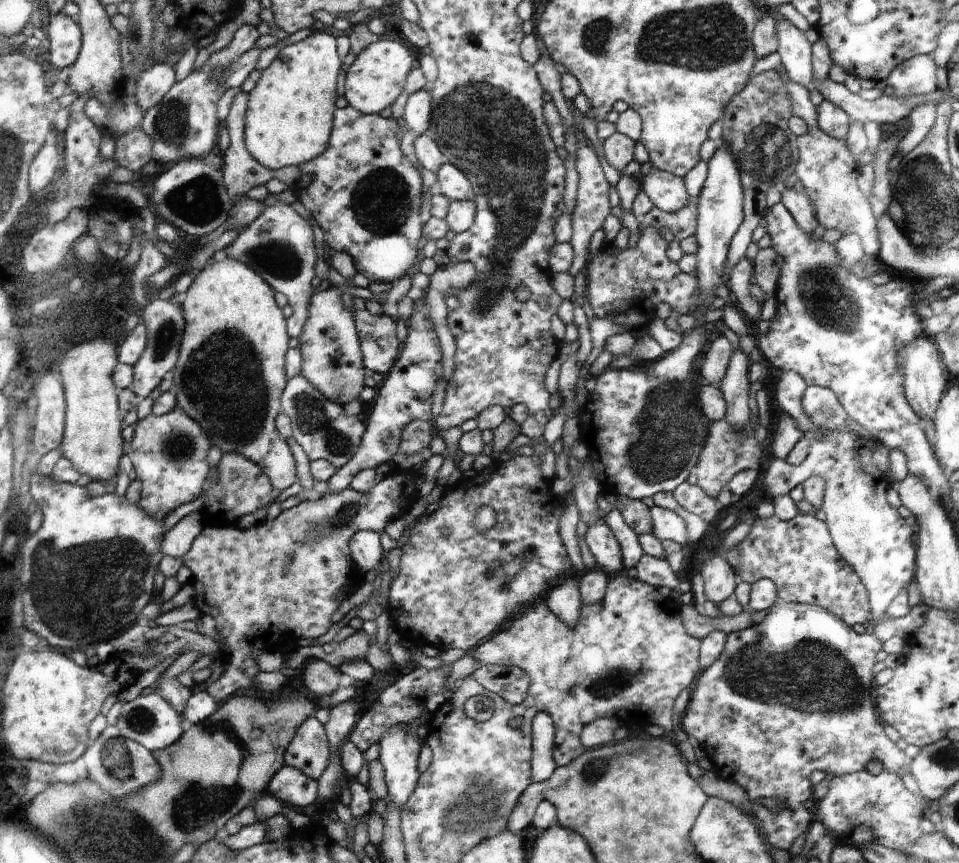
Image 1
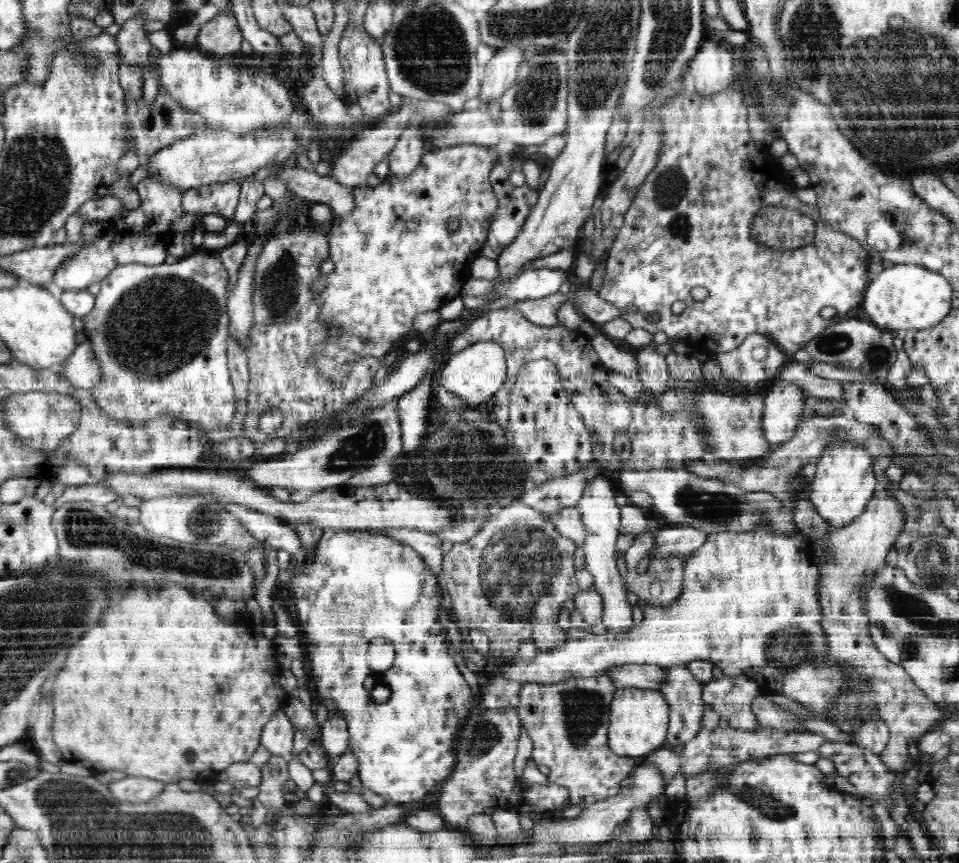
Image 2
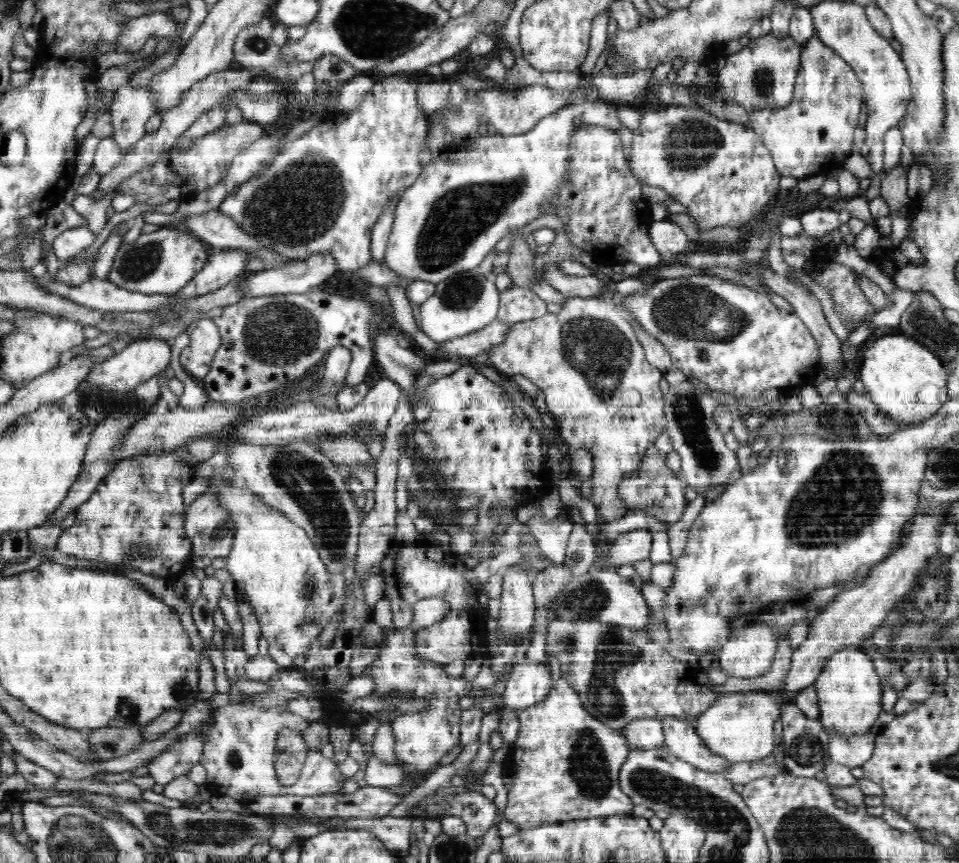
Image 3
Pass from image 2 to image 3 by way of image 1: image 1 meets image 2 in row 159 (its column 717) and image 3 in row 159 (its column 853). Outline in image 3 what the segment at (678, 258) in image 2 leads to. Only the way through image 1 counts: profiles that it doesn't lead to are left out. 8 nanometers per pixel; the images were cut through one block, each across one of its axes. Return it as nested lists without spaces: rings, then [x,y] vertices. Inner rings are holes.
[[[658,106],[644,112],[640,128],[634,132],[630,148],[630,168],[632,174],[644,185],[665,190],[669,196],[686,206],[692,220],[696,220],[698,230],[705,231],[716,226],[740,228],[780,197],[778,182],[780,173],[772,160],[772,155],[760,136],[735,121],[719,119],[702,110],[701,107],[687,108]]]

